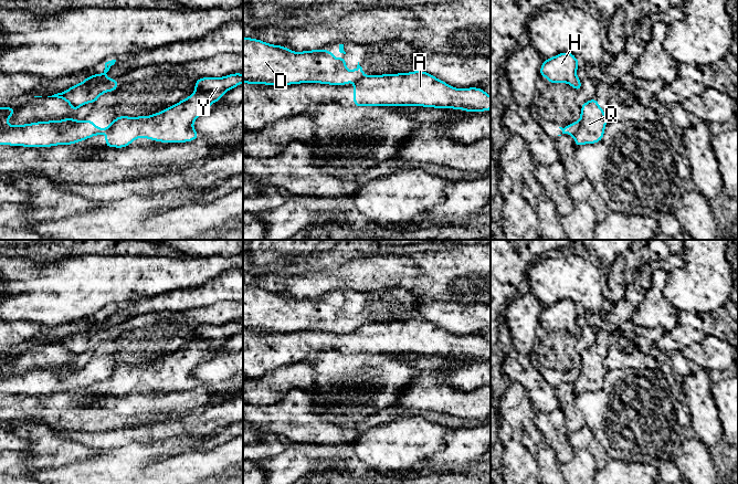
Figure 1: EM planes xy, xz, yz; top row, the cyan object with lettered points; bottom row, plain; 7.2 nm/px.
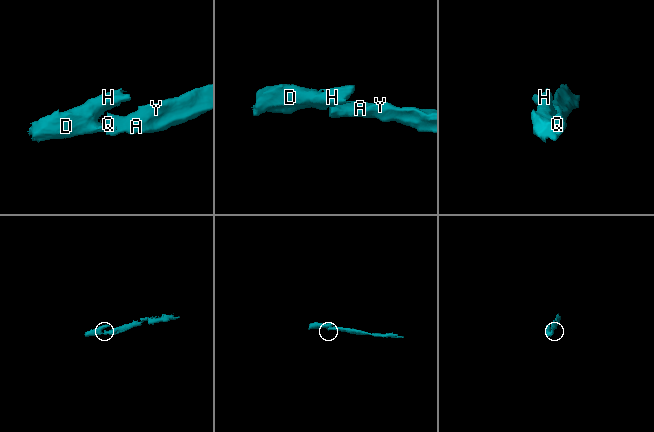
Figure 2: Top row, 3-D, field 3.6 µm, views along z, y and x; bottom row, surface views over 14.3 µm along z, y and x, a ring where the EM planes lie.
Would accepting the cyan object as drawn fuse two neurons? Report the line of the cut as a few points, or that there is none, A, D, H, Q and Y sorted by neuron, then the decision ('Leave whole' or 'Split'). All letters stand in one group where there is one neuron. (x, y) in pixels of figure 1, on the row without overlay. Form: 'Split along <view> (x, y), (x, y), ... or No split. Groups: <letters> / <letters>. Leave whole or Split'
Split along yz (579, 369), (579, 375), (572, 382). Groups: A Q Y / D H. Split

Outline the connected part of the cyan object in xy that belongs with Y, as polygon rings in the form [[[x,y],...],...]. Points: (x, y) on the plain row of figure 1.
[[[242,320],[222,325],[201,325],[194,328],[196,337],[179,350],[150,364],[117,364],[106,380],[105,394],[125,396],[137,386],[159,390],[188,390],[200,385],[193,377],[194,368],[211,351],[243,330]]]

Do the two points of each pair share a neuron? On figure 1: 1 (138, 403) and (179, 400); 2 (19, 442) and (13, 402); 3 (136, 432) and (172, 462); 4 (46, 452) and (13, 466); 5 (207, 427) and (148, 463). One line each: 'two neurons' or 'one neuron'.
1: one neuron
2: two neurons
3: two neurons
4: two neurons
5: two neurons

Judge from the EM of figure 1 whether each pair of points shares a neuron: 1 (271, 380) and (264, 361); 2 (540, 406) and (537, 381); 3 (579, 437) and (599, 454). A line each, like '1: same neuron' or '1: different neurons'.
1: different neurons
2: same neuron
3: same neuron

